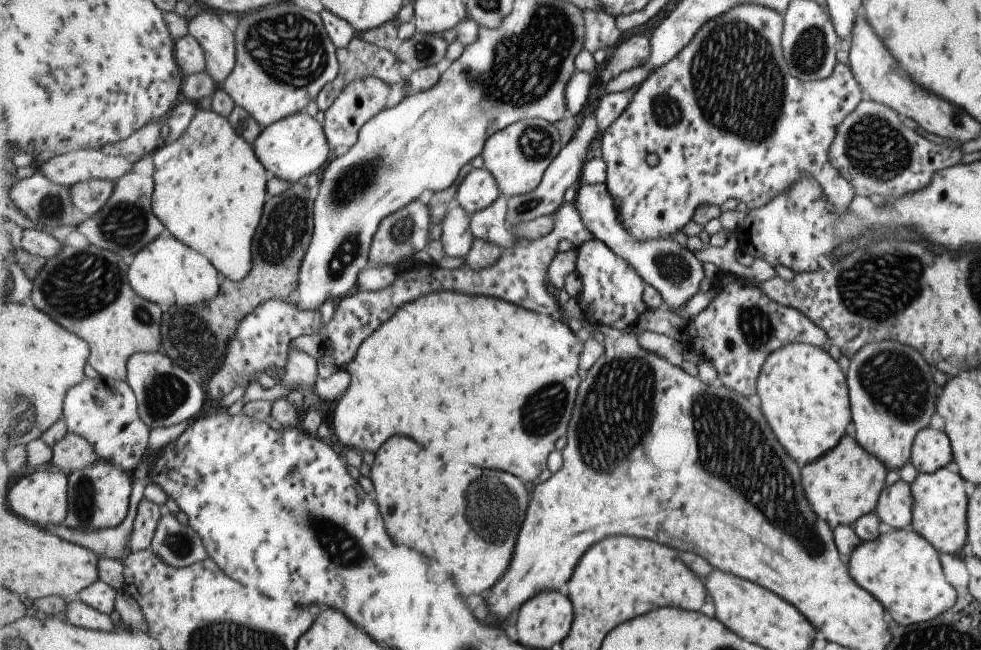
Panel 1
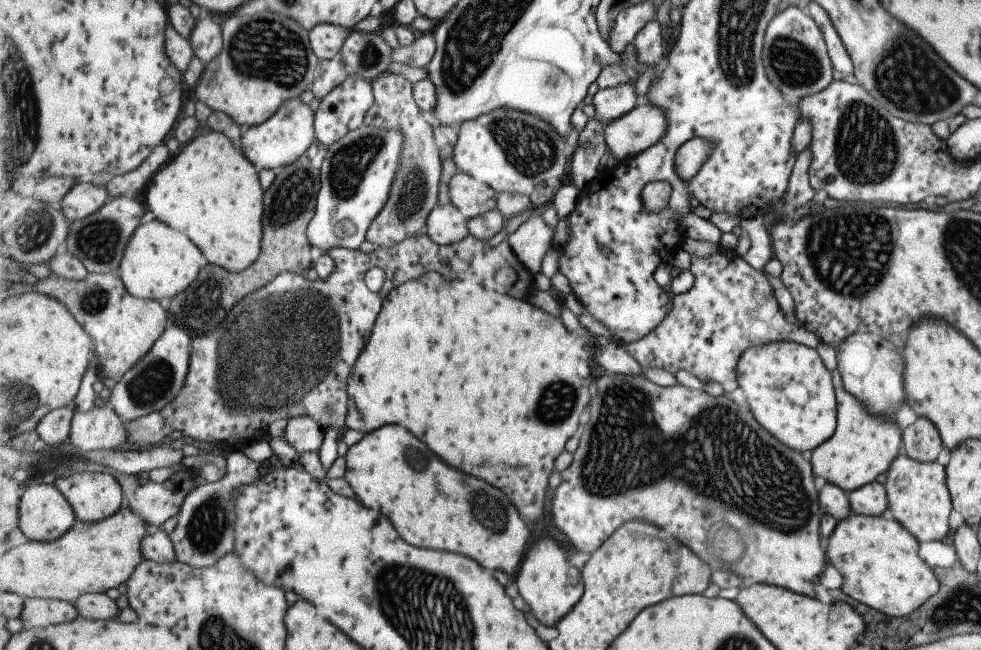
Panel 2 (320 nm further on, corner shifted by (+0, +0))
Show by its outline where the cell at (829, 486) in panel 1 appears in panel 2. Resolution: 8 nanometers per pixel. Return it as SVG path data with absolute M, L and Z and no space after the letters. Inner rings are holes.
M837 369L830 375L836 400L836 425L833 434L809 452L809 456L815 476L847 492L865 486L886 472L889 463L902 451L902 436L895 421L868 413L868 408L842 387Z

